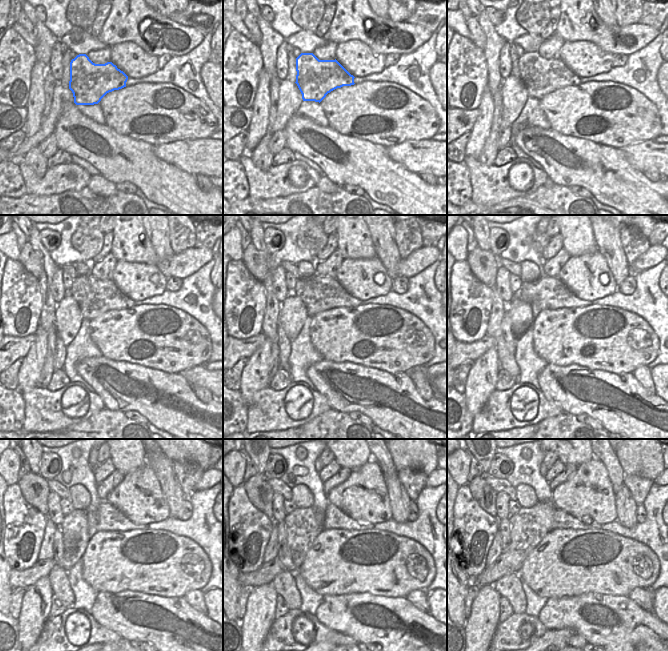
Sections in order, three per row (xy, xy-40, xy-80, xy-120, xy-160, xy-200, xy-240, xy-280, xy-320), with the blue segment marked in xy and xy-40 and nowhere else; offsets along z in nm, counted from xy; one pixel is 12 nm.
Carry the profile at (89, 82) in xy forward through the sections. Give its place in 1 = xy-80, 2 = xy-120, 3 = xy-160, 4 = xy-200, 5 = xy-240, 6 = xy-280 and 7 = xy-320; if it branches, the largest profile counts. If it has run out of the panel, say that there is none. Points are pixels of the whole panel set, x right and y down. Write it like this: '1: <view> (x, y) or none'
1: xy-80 (540, 76)
2: xy-120 (94, 297)
3: xy-160 (318, 294)
4: xy-200 (546, 292)
5: xy-240 (102, 516)
6: xy-280 (335, 518)
7: xy-320 (562, 520)

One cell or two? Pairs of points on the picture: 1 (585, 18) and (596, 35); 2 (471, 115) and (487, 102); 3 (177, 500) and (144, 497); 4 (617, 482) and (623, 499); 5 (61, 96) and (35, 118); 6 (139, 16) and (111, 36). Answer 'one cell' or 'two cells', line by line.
1: one cell
2: two cells
3: two cells
4: two cells
5: two cells
6: one cell

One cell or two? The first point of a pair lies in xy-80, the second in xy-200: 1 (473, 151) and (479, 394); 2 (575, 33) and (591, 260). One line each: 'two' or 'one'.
1: one
2: two

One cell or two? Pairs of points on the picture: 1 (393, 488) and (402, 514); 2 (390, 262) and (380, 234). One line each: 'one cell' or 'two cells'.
1: one cell
2: one cell

